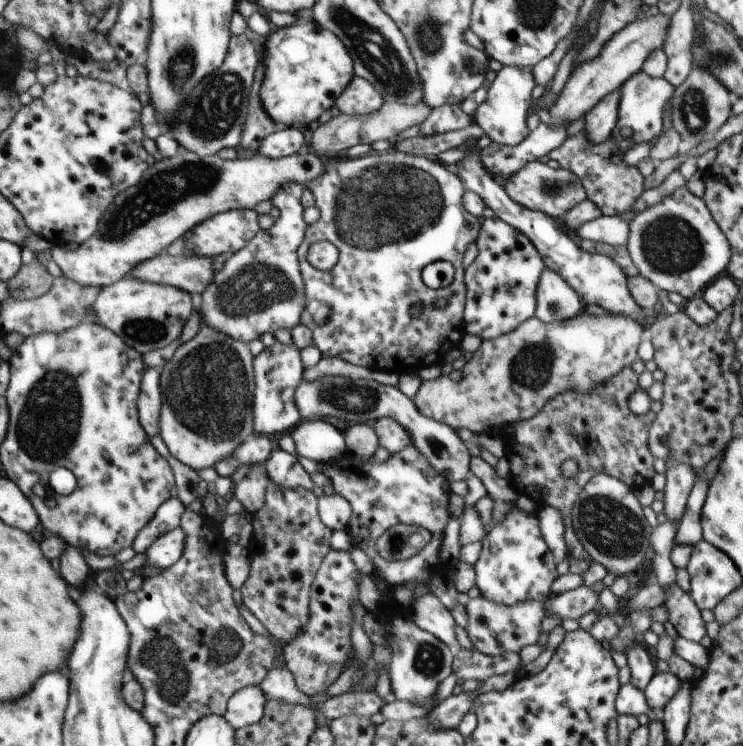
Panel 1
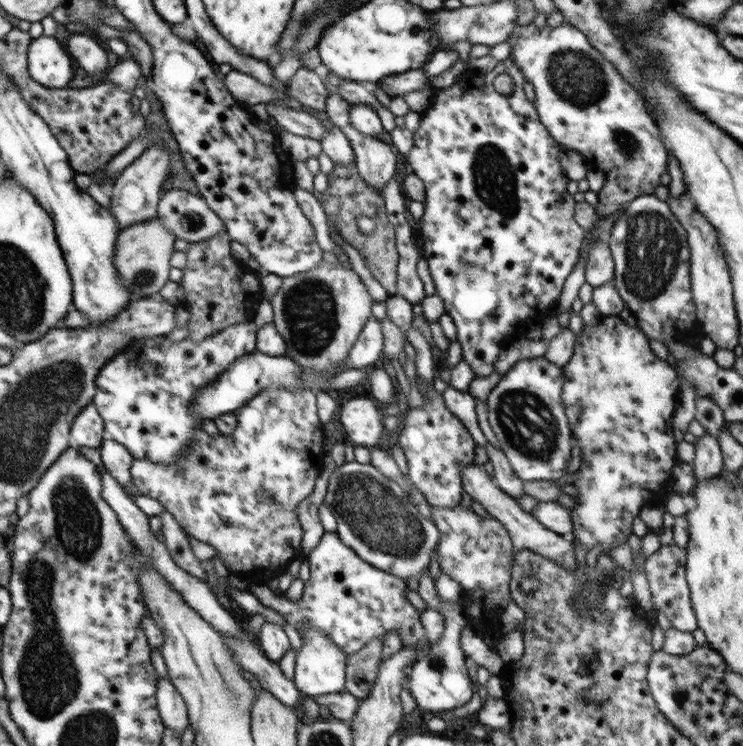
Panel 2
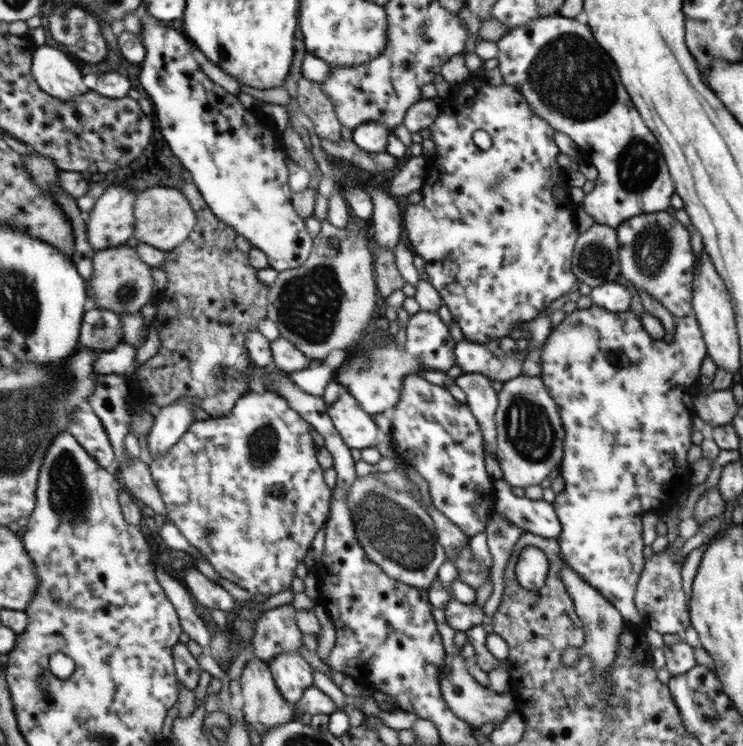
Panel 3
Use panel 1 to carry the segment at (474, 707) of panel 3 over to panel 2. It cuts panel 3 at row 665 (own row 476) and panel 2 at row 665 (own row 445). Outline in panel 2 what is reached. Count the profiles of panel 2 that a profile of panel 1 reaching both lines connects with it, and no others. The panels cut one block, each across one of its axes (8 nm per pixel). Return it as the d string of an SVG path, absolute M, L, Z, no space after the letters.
M428 567L422 571L418 585L418 594L421 600L430 609L436 609L442 613L445 620L445 630L442 638L435 643L431 650L425 652L418 661L412 665L409 671L405 686L408 692L412 694L412 698L416 700L416 706L420 711L440 712L462 706L475 695L476 686L472 682L472 678L468 674L466 668L466 654L460 649L459 637L462 629L466 626L466 614L462 608L460 601L454 604L446 604L438 598L436 586L432 581L430 570Z

